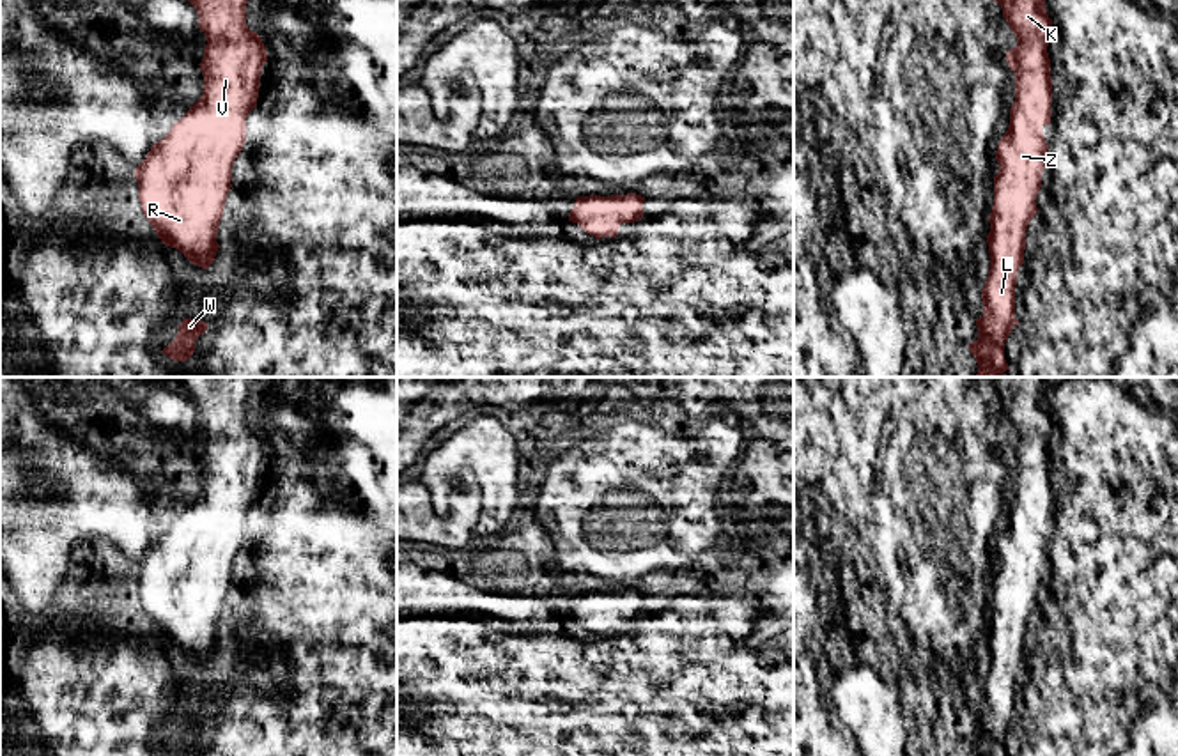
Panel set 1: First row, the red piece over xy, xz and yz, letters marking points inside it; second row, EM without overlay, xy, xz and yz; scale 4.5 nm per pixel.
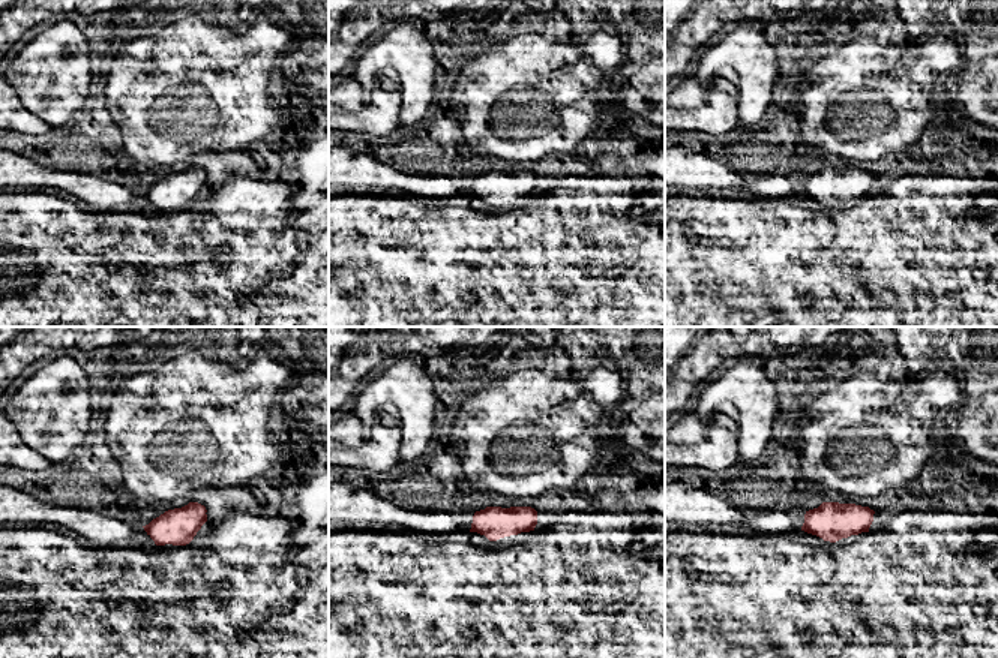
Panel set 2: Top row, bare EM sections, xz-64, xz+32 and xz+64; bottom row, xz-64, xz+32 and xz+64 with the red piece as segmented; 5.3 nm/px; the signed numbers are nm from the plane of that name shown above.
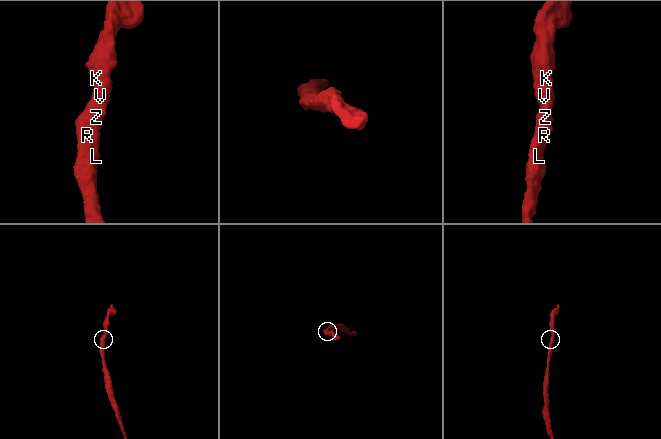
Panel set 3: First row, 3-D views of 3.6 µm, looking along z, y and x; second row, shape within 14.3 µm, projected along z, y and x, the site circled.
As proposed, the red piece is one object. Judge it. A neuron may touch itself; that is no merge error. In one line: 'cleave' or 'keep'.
keep

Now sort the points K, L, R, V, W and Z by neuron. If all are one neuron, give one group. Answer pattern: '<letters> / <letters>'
K L R V W Z

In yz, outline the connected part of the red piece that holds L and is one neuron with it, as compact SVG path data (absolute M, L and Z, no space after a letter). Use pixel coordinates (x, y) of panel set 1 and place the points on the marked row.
M994 0L1001 5L1003 16L1017 37L1017 46L1006 51L1010 71L1015 73L1015 101L1010 108L1010 126L997 143L996 159L999 163L994 177L994 205L988 216L990 232L987 235L990 269L981 290L983 315L976 319L978 340L969 343L976 358L976 377L1001 377L1010 370L1004 359L1004 342L1011 329L1020 324L1015 319L1017 273L1024 264L1026 230L1038 212L1036 197L1042 188L1042 174L1047 163L1049 145L1043 138L1043 126L1050 124L1052 78L1047 53L1052 19L1045 11L1045 0Z

